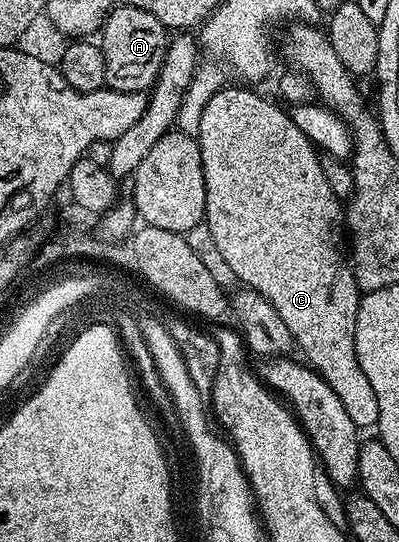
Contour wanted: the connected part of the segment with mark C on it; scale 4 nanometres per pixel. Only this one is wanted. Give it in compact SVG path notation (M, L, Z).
M225 87L219 89L216 94L210 99L210 103L206 103L206 108L202 110L202 119L198 123L199 143L200 143L200 162L202 163L202 175L204 176L204 182L206 183L206 207L204 208L204 221L206 226L208 225L208 233L212 236L212 245L216 248L216 253L218 256L224 260L224 265L237 277L241 282L241 286L247 287L254 290L258 295L262 295L262 299L266 299L270 303L270 307L274 307L274 311L278 311L278 316L282 318L282 323L286 323L286 327L290 327L290 335L294 342L295 348L297 350L301 349L304 354L302 354L303 360L307 362L311 368L315 369L319 373L320 378L326 383L330 383L330 391L334 391L334 395L338 395L338 399L342 402L342 408L350 414L350 420L355 423L357 430L365 431L364 429L372 429L378 423L378 398L374 396L374 387L370 387L370 379L366 379L366 375L362 375L362 367L358 363L358 355L356 354L356 344L354 343L354 327L356 326L356 320L358 319L358 307L360 306L360 298L362 296L360 288L356 285L356 276L352 273L352 267L349 258L346 256L346 209L342 204L342 201L336 197L333 191L330 191L330 186L326 183L326 178L322 173L322 163L320 162L321 154L318 149L313 145L312 141L306 137L295 126L292 122L291 116L287 112L280 110L278 106L272 101L267 101L264 97L259 97L255 93L255 88L244 87L248 89L231 89L231 87Z

